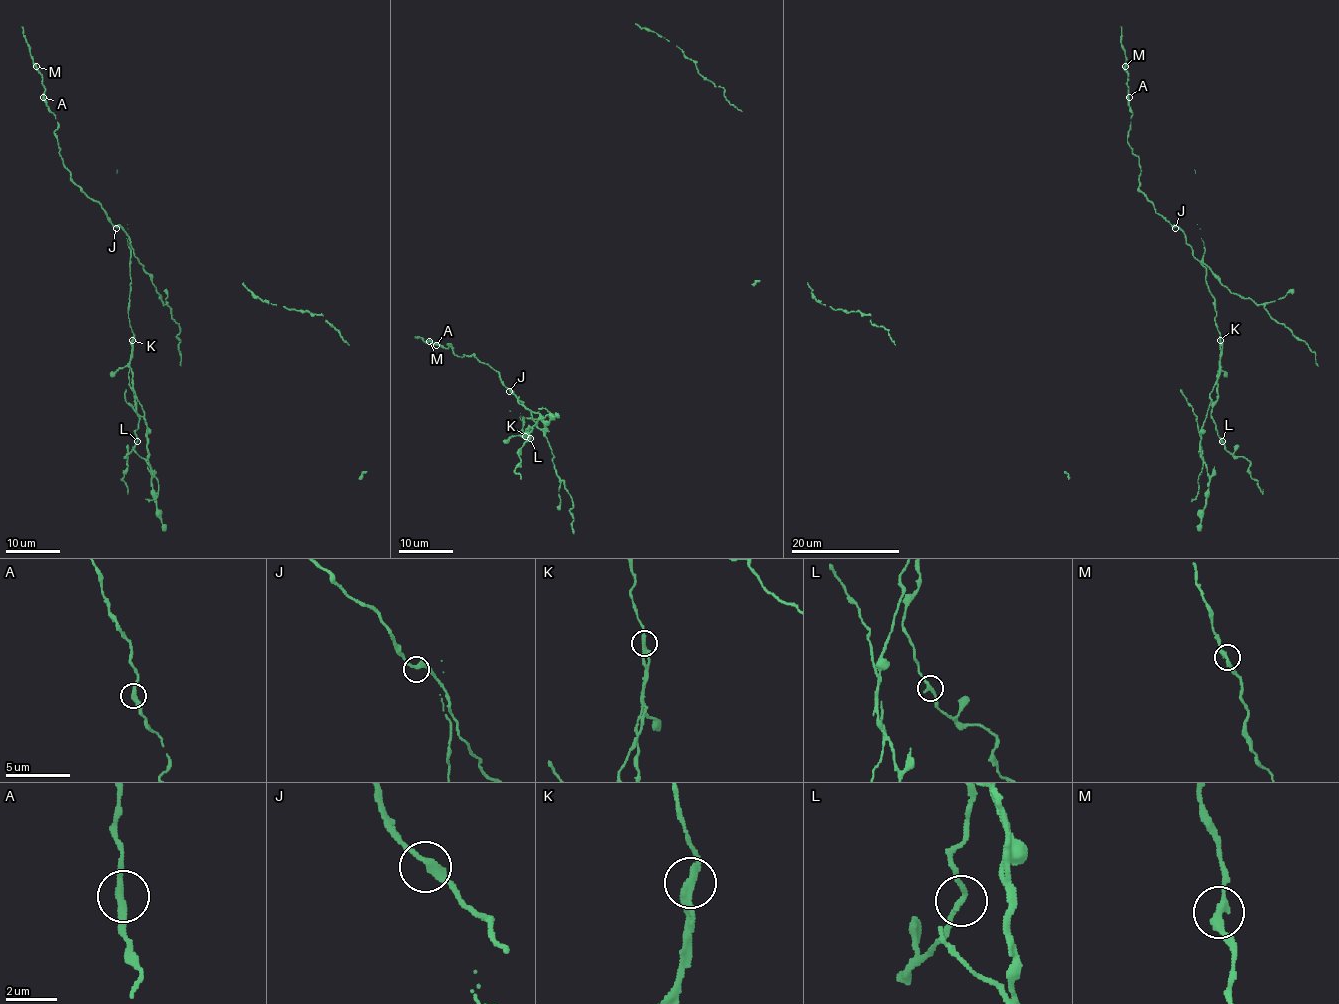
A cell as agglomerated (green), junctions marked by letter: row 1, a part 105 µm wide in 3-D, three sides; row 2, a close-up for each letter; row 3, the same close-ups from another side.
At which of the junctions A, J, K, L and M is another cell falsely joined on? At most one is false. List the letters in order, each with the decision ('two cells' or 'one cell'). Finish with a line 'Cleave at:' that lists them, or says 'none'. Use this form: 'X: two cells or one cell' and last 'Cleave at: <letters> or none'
A: one cell
J: one cell
K: two cells
L: one cell
M: one cell
Cleave at: K

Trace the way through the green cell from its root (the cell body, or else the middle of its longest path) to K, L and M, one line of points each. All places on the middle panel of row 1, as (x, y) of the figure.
K: (550, 419), (545, 425), (541, 417), (526, 429), (523, 436), (526, 436)
L: (550, 419), (545, 425), (541, 417), (530, 427), (530, 438)
M: (550, 419), (541, 417), (523, 436), (531, 413), (500, 375), (429, 341)

